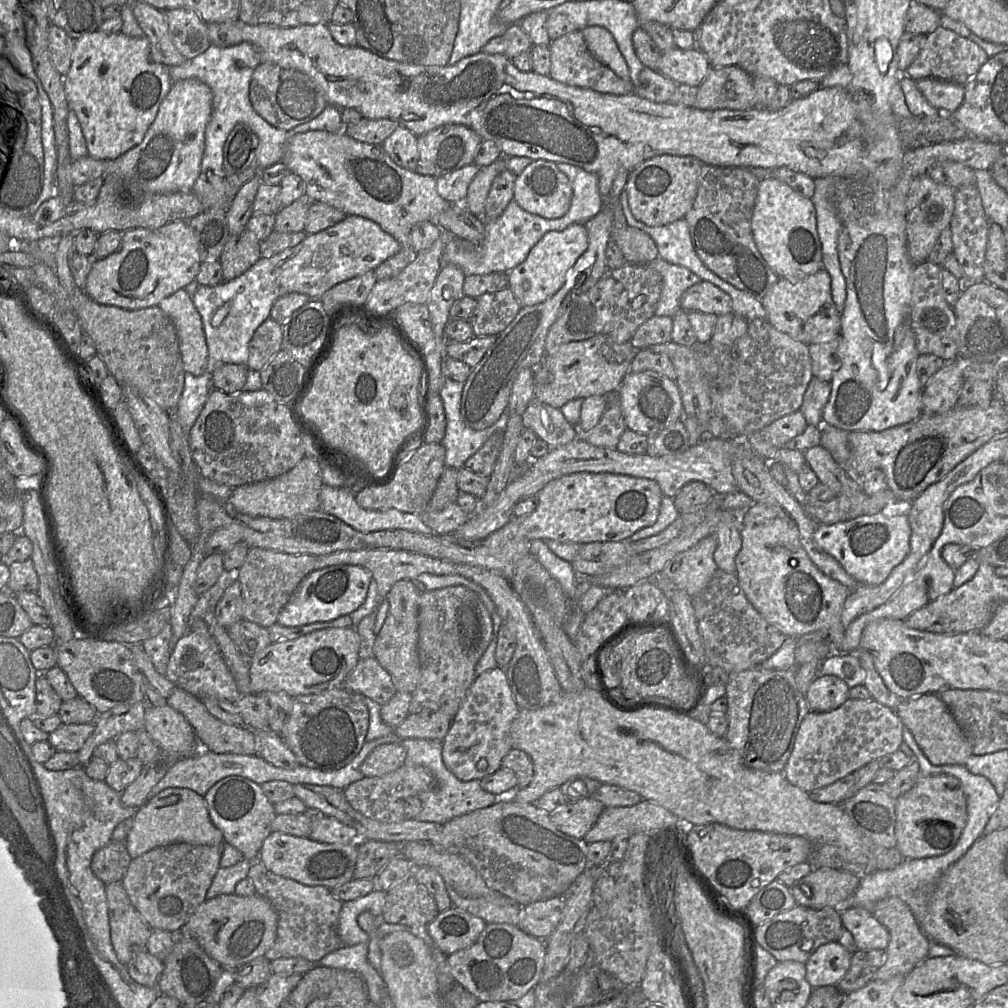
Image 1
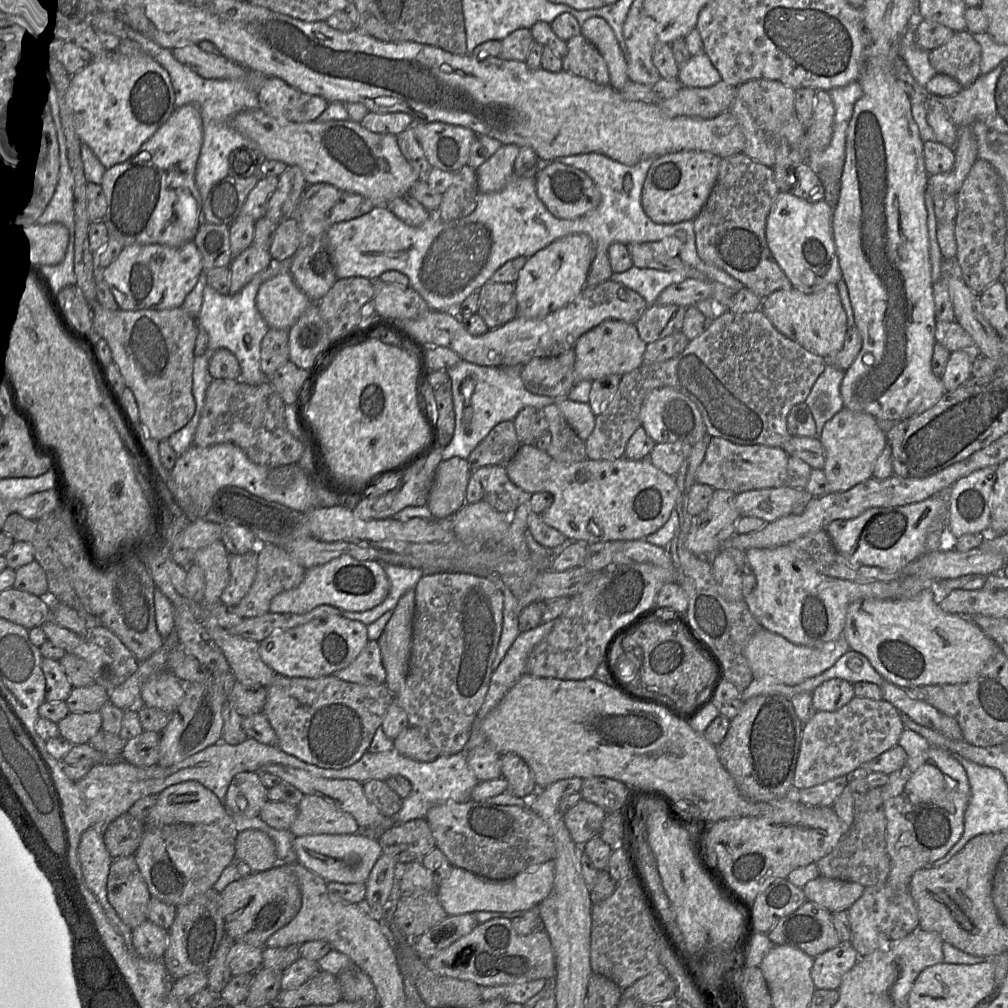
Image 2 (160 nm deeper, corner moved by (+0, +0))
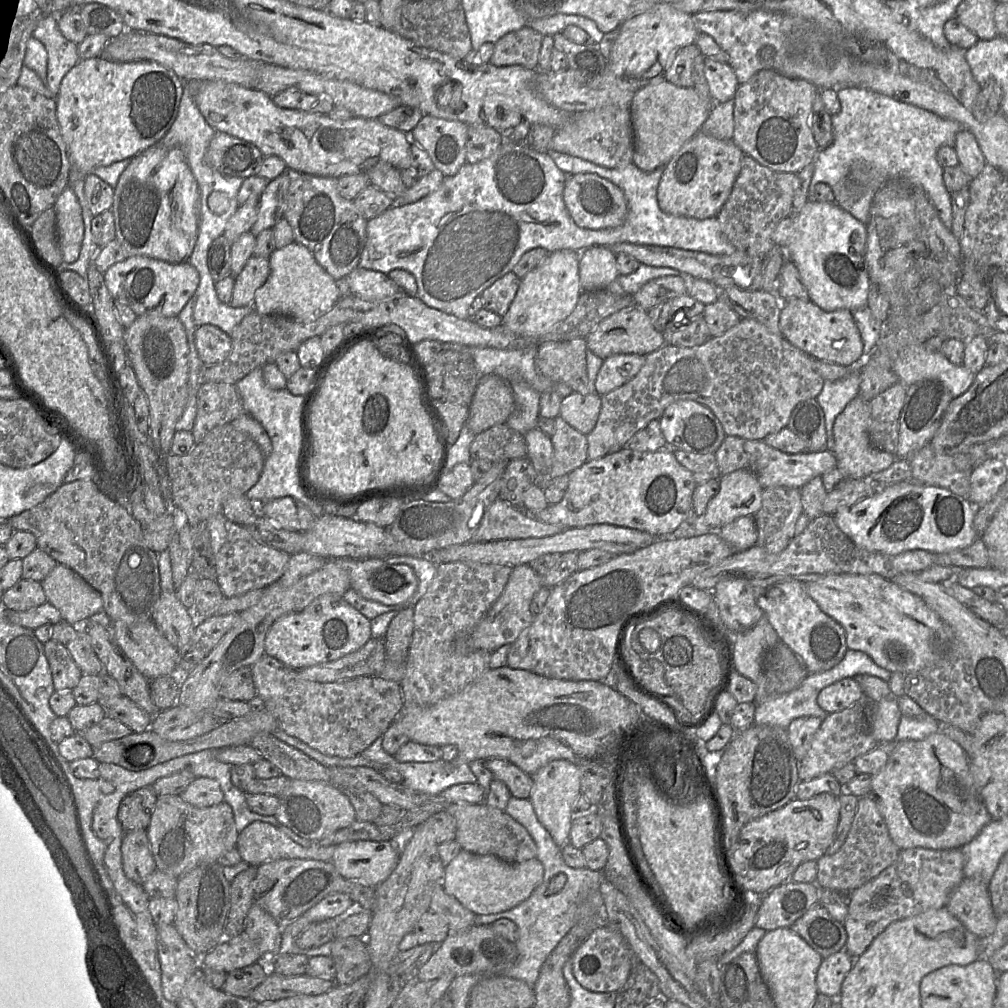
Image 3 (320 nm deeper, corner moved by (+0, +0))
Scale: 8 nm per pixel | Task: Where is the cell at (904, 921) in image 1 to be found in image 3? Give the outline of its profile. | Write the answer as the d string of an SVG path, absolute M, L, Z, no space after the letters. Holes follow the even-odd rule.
M941 731L932 733L923 740L896 741L896 746L885 766L872 776L871 790L868 795L870 795L877 803L879 811L887 825L889 835L900 850L914 847L928 849L961 848L963 845L970 842L982 830L982 828L993 819L979 796L979 790L974 785L974 781L969 770L969 760L964 752L964 749Z

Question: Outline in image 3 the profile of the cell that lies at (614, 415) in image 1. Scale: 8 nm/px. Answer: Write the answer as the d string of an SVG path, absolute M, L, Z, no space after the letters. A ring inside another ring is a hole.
M742 318L737 325L730 328L723 335L711 337L708 341L700 346L687 348L665 344L655 352L652 352L646 356L644 365L631 380L629 380L621 387L602 395L600 397L601 408L597 418L597 422L593 430L588 435L586 435L587 459L589 461L596 460L607 454L619 451L620 449L626 447L628 441L639 430L643 429L650 421L655 419L658 420L663 414L666 407L678 400L692 400L706 406L719 420L726 436L736 436L749 440L763 440L768 434L776 433L786 427L789 421L790 414L794 407L801 401L807 399L816 399L823 388L823 384L824 379L813 368L813 358L811 356L793 346L783 336L775 335L770 332L760 322L750 318Z

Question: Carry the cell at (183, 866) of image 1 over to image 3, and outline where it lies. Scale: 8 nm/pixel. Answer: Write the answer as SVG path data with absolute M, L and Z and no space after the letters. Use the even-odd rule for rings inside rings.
M180 795L158 796L146 830L155 859L156 869L176 878L202 863L218 861L223 854L236 847L239 835L232 807L228 803L223 801L220 804L209 807L196 807L185 802Z

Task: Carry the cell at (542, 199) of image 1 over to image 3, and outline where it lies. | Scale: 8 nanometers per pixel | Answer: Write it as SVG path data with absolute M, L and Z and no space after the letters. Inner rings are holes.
M580 173L568 176L563 191L563 200L576 225L591 230L622 225L628 210L623 191L609 180L596 174Z

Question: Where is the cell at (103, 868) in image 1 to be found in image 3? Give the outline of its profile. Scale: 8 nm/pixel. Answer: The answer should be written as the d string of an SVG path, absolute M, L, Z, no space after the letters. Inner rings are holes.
M152 785L145 786L123 798L118 809L118 820L125 833L147 829L158 800Z

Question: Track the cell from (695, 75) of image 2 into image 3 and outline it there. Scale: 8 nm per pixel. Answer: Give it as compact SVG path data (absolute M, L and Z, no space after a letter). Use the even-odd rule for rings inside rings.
M705 58L705 77L714 103L734 99L739 87L737 76L728 63Z

